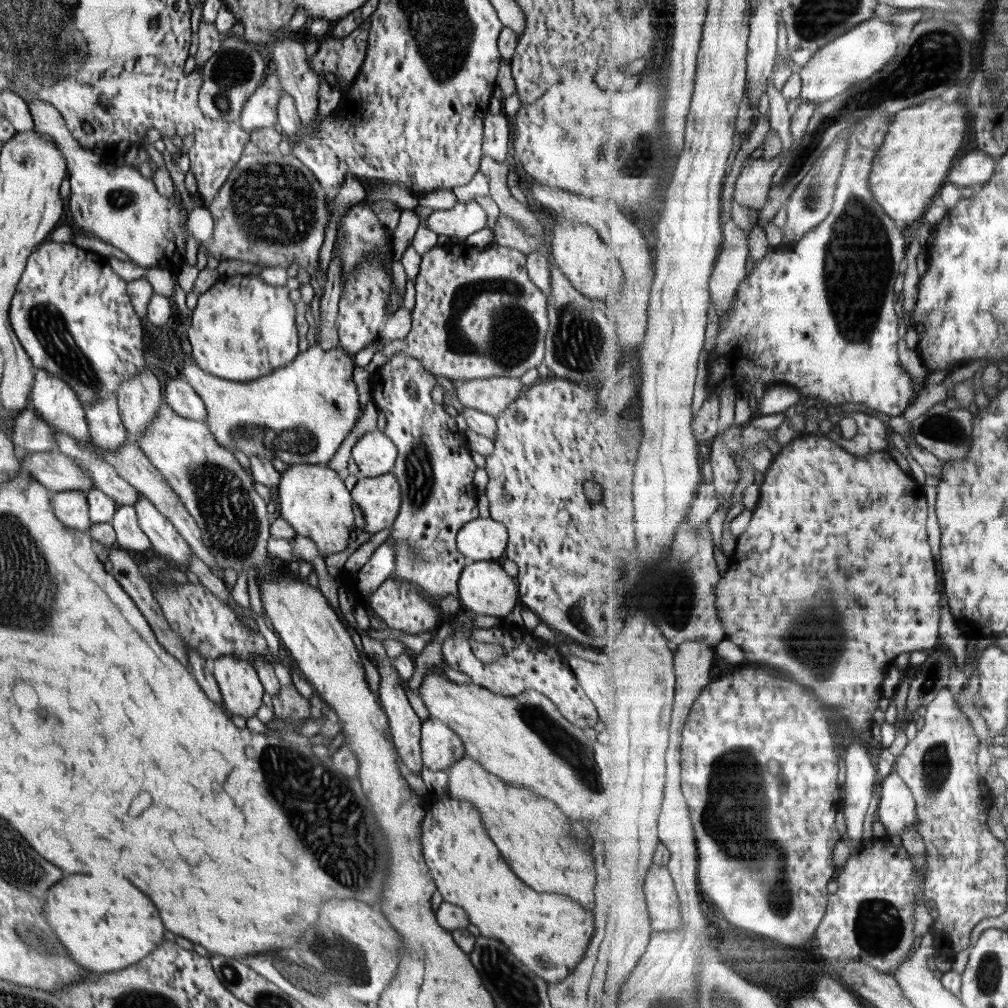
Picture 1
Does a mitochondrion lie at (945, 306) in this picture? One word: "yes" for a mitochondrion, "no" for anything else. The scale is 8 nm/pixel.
no

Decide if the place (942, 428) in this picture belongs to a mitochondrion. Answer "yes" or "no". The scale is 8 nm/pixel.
yes

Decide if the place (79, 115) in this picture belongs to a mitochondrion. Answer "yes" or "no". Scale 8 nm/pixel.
no

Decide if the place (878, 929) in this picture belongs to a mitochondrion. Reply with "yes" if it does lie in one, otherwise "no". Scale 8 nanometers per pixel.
yes

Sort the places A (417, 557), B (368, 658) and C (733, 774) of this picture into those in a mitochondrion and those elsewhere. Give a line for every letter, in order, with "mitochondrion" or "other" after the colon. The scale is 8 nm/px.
A: mitochondrion
B: other
C: mitochondrion

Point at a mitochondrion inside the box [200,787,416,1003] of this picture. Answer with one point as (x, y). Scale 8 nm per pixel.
(344, 959)

